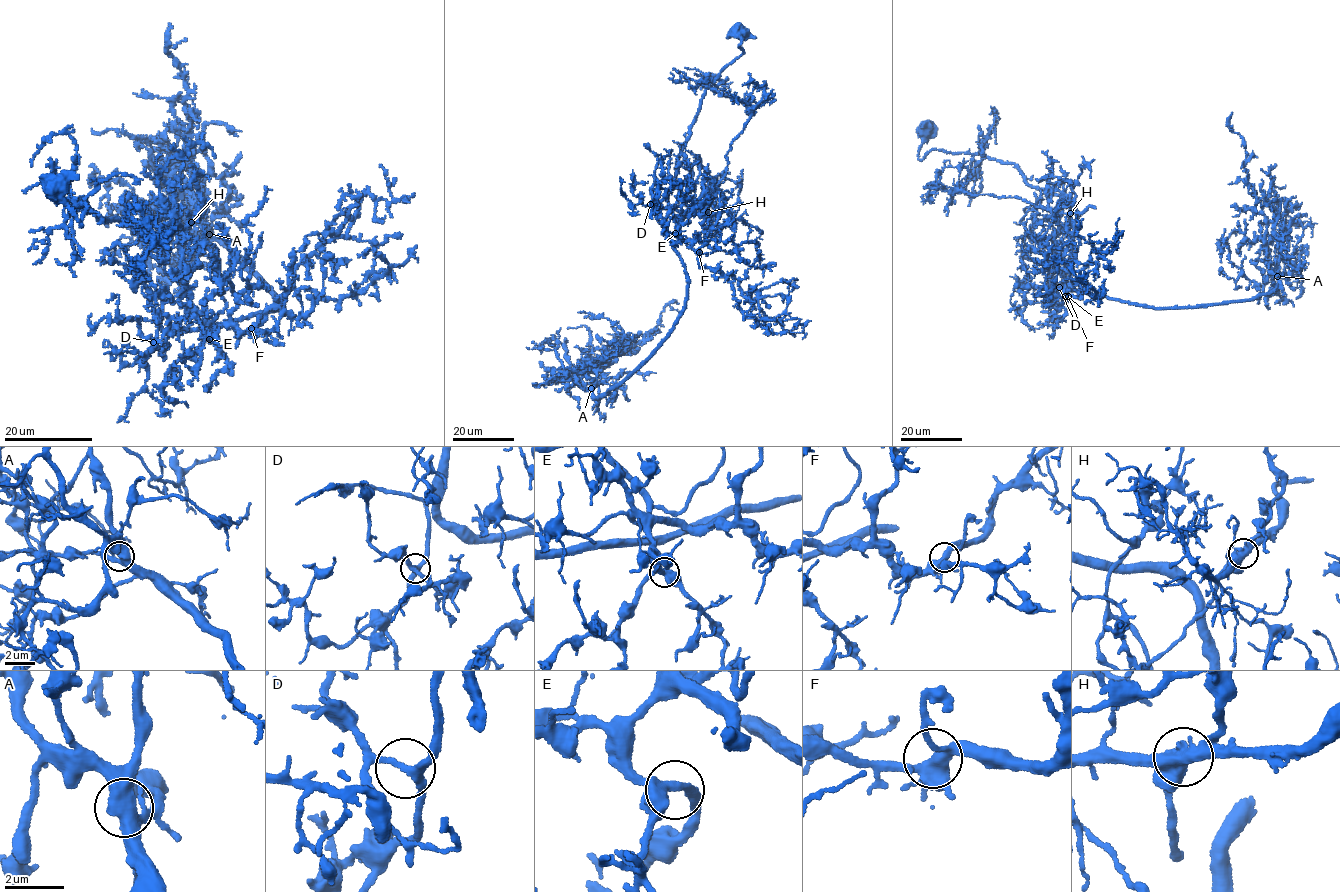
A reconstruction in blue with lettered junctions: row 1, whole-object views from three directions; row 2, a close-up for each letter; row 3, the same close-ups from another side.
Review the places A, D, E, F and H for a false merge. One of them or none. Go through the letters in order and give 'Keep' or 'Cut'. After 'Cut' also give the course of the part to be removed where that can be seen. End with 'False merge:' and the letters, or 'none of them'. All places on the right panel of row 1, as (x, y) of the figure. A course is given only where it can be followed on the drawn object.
A: Keep
D: Keep
E: Keep
F: Keep
H: Cut. Course of the part to remove: (1070, 213), (1050, 211), (1017, 197), (937, 189), (939, 173), (942, 171), (944, 162), (949, 163)
False merge: H

